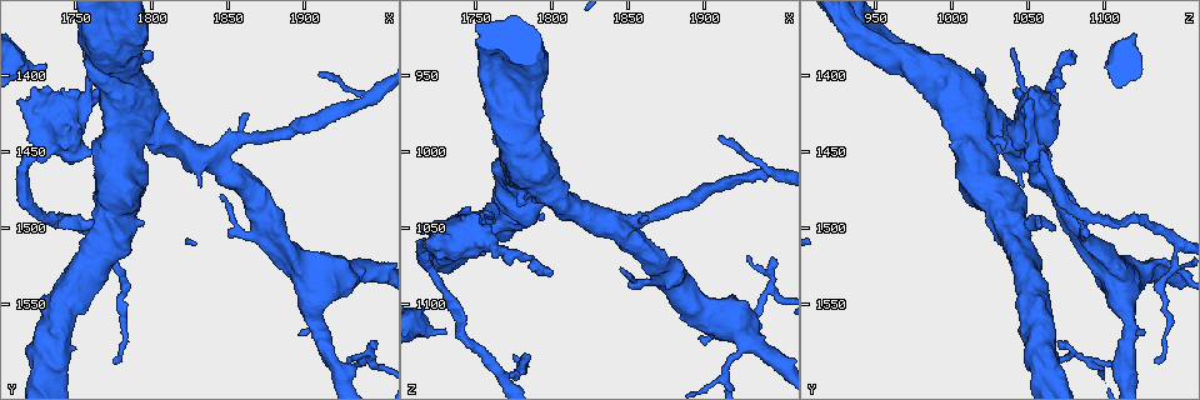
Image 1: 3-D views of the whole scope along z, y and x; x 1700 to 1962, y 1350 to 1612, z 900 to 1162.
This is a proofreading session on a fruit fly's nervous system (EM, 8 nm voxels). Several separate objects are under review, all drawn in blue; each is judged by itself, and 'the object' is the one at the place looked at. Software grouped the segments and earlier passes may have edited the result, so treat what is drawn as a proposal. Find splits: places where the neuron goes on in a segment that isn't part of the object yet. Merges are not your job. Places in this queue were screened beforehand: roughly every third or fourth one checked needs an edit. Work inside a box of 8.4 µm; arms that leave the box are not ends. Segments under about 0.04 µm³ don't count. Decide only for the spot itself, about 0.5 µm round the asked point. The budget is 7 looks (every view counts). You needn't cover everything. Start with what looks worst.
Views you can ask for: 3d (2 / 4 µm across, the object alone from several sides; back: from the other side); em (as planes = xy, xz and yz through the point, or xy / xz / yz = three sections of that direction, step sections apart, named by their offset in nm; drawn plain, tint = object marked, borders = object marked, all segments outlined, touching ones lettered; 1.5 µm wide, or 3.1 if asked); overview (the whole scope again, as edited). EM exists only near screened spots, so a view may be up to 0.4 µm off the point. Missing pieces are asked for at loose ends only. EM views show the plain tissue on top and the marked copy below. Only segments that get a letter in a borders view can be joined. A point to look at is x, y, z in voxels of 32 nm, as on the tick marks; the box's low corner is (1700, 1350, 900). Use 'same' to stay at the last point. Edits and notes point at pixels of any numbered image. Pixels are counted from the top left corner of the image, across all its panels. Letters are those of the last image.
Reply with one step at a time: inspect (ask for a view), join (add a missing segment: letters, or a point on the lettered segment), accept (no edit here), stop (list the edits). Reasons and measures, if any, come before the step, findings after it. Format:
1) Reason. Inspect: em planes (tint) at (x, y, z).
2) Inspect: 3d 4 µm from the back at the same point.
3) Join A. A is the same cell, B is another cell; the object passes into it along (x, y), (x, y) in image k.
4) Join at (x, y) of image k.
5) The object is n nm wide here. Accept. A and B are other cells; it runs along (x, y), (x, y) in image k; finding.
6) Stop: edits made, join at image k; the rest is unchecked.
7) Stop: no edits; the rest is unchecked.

Branch stops here. Inspect: em yz step 8 (borders) at (1730, 1394, 1118).

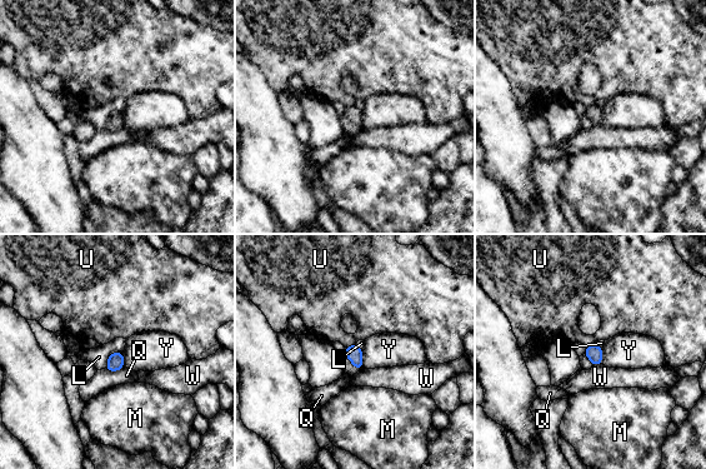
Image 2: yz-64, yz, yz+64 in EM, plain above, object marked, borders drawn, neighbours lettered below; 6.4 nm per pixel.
Inspect: em planes (borders) at the same point.

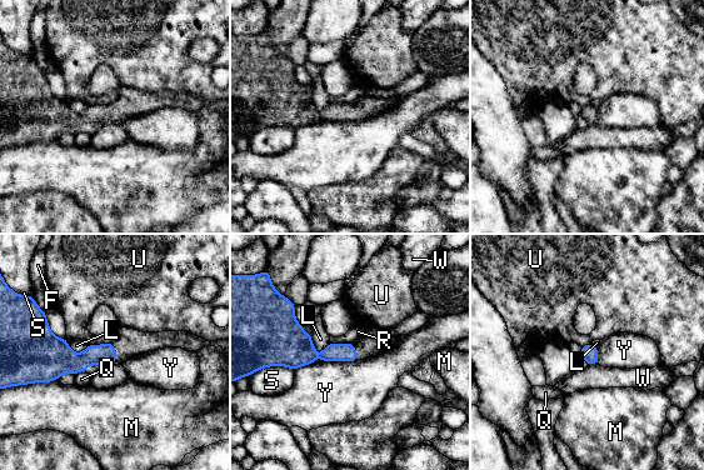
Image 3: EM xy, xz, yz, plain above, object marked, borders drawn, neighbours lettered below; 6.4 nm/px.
Accept. F, L, M, Q, R, S, U, W and Y are other cells; a border runs along (358, 359), (321, 361) in image 3; no lettered segment goes on from it.

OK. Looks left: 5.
Branch stops here. Inspect: em planes (borders) at (1736, 1500, 1056).

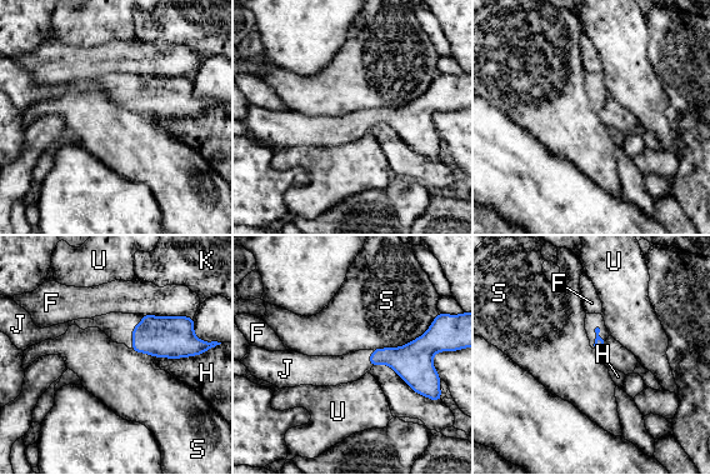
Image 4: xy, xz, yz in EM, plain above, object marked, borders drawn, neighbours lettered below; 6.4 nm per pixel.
The longest contact is with S, 420 nm. Join J. J is the same cell, F, H, K, S and U are other cells; the object passes into it along (599, 344), (595, 338), (593, 320) in image 4; it goes on there.

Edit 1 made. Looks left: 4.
Inspect: overview.

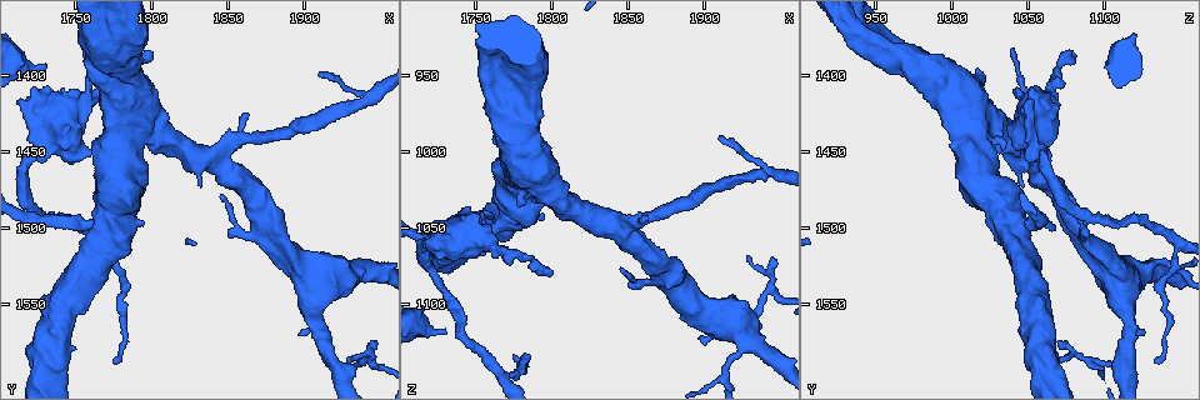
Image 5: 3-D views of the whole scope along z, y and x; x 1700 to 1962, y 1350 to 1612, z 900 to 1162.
Branch stops here. Inspect: 3d 4 µm at (1796, 1384, 1078).

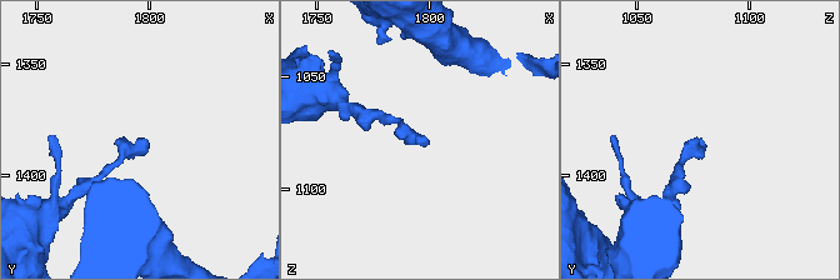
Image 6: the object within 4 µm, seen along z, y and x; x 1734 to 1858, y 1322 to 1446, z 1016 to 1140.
Now the EM. Inspect: em planes (borders) at (1798, 1384, 1080).

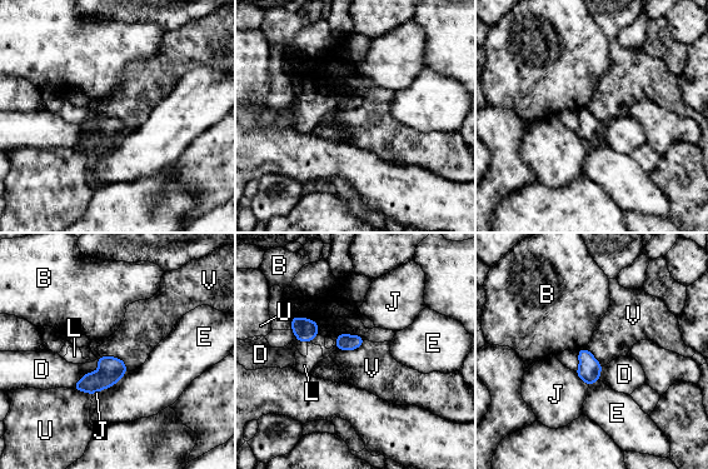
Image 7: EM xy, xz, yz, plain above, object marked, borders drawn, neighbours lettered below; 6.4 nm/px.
The longest contact is with D, 260 nm. Accept. B, D, E, J, L, U and V are other cells; a border runs along (96, 357), (118, 357), (126, 369) in image 7; no lettered segment goes on from it.

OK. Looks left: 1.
Stop: edits made, join at image 4; the rest is unchecked.

